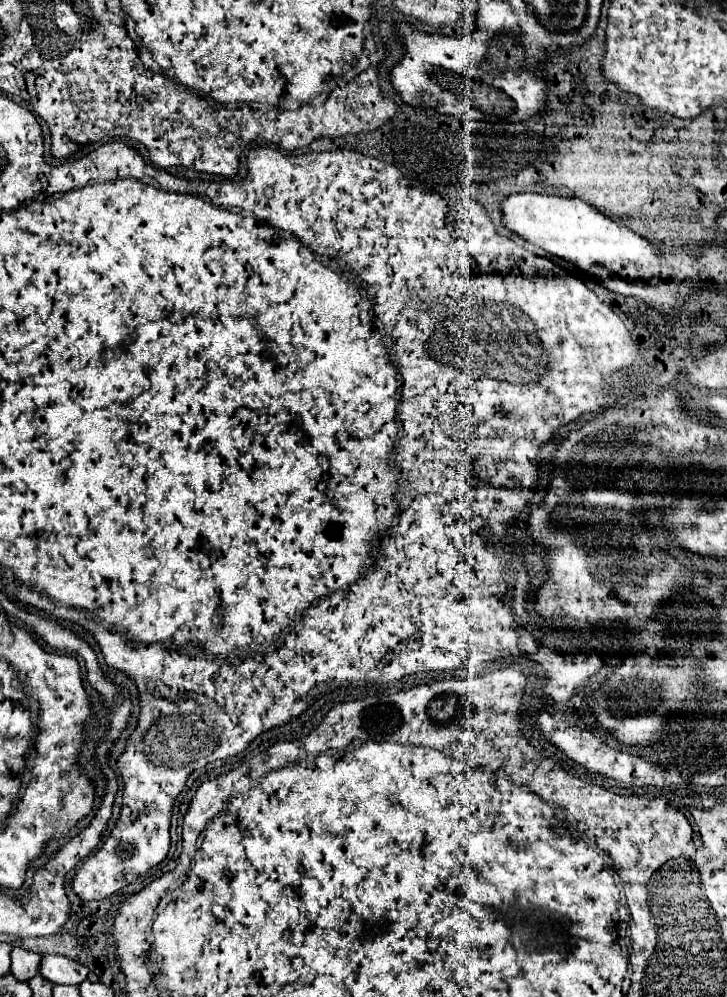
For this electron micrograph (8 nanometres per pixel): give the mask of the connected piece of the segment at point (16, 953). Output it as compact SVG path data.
M14 947L12 949L12 967L10 973L18 979L18 981L28 981L34 975L38 975L38 965L40 965L40 955L26 951L22 947Z

